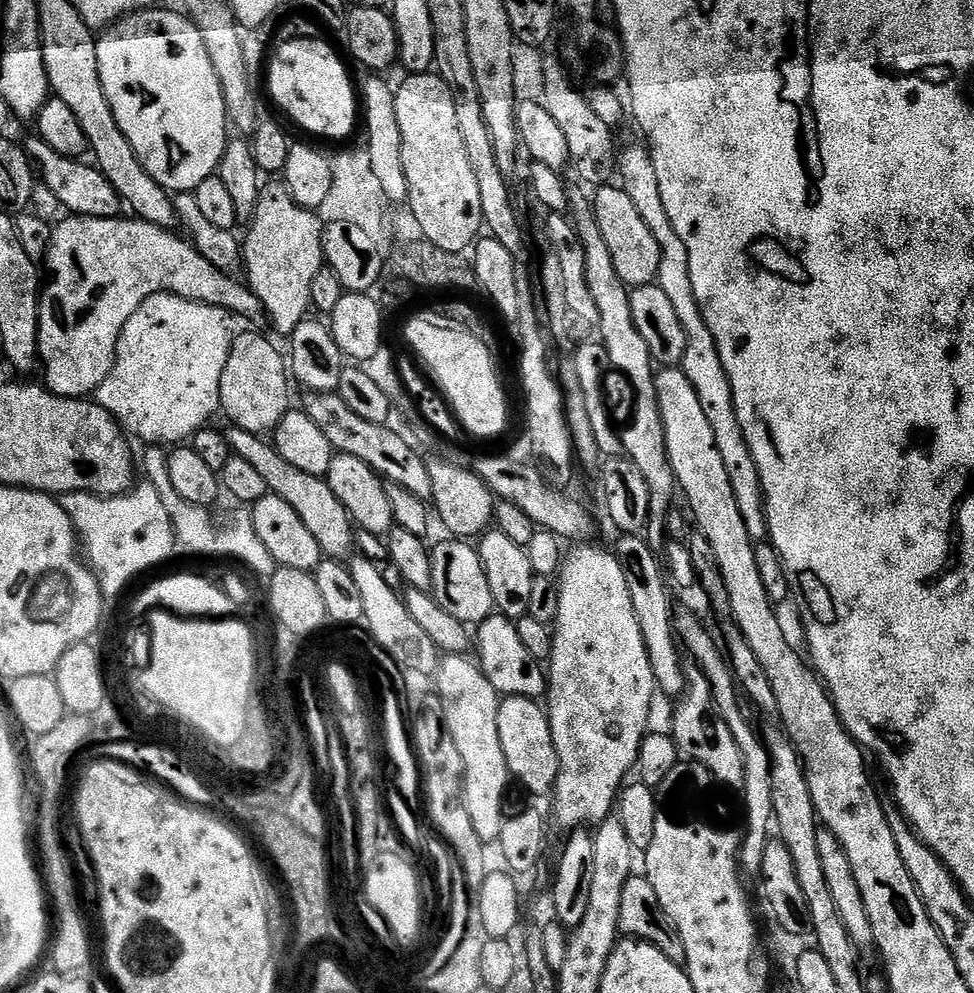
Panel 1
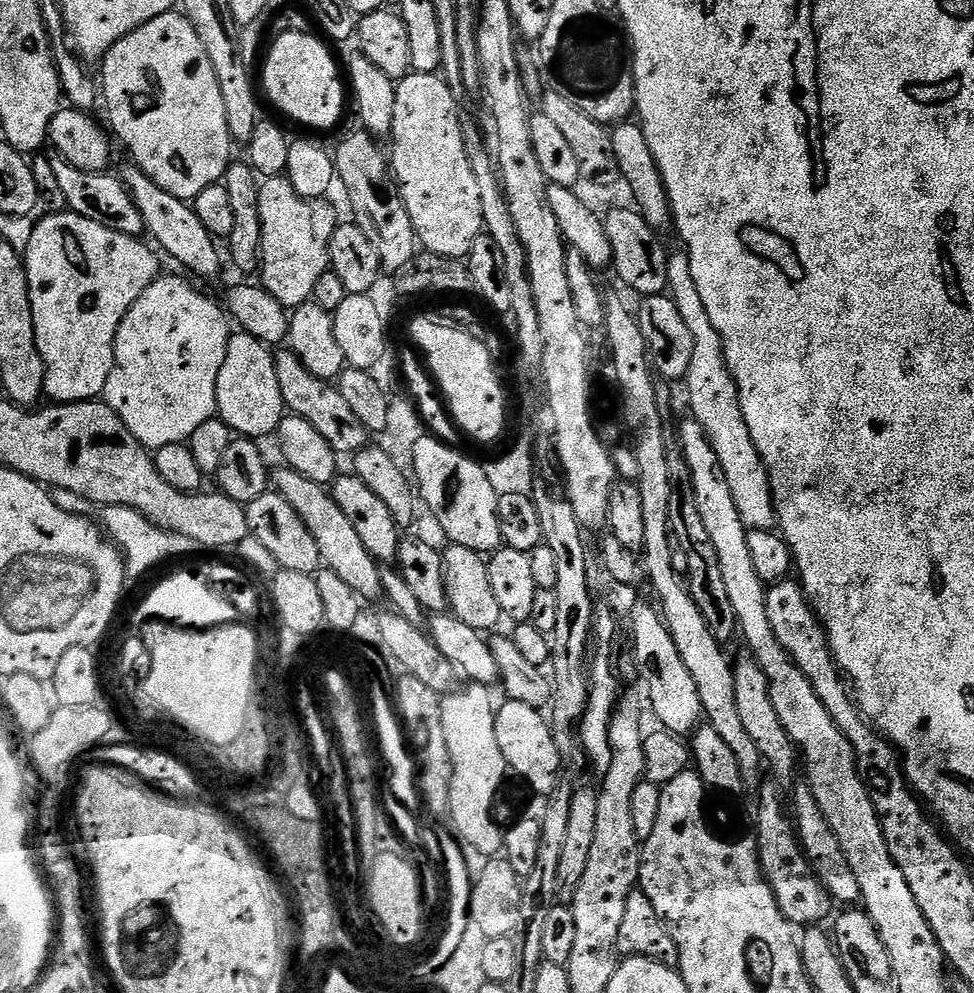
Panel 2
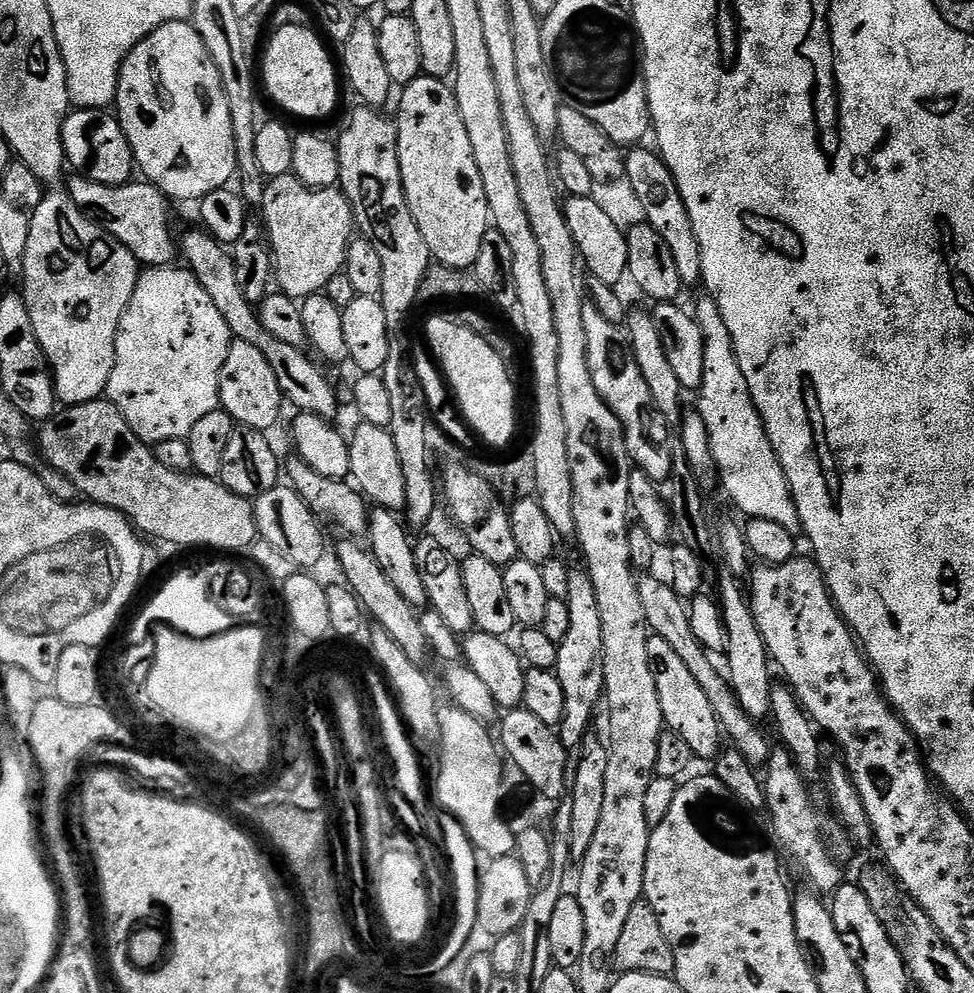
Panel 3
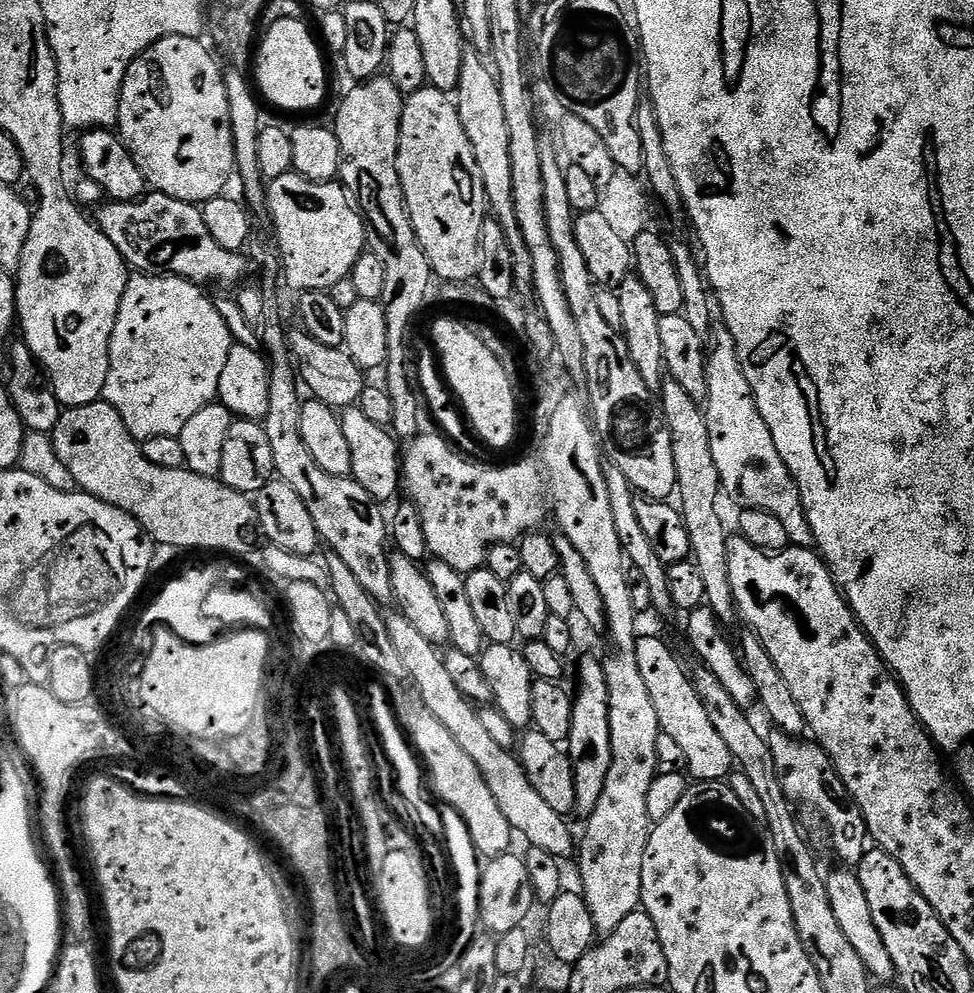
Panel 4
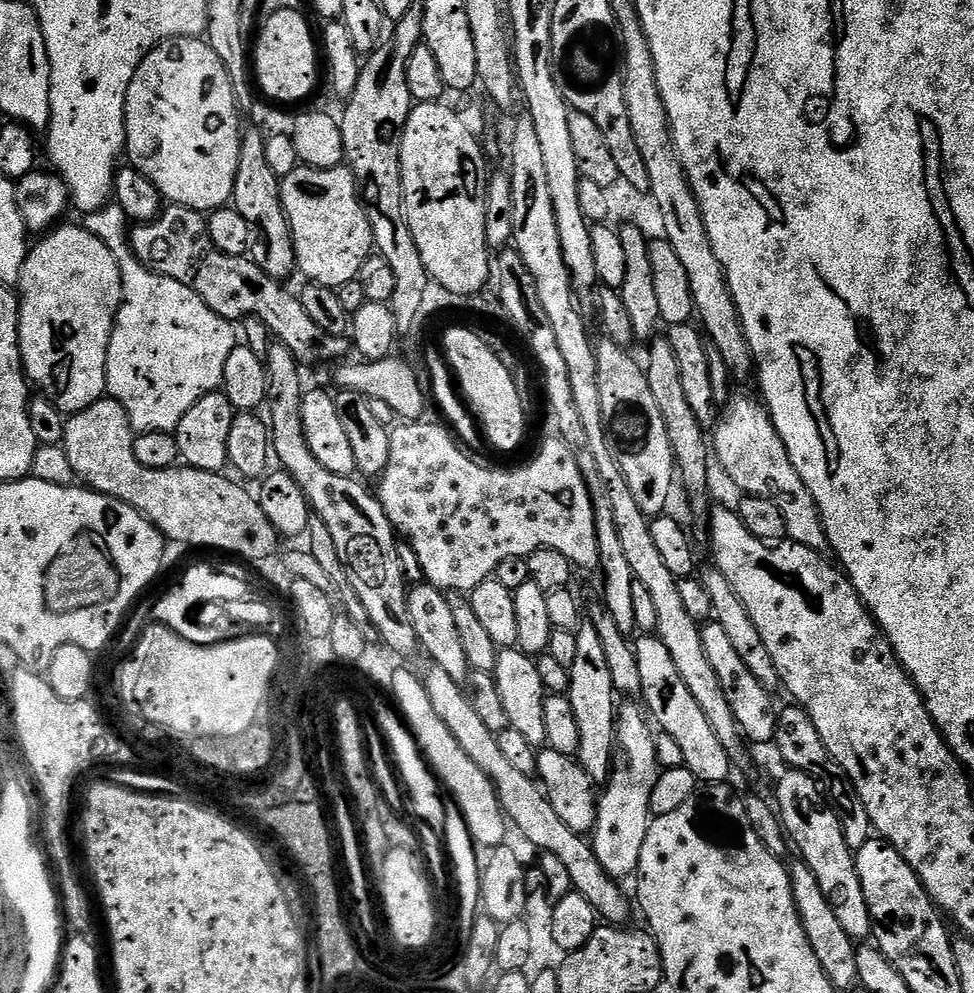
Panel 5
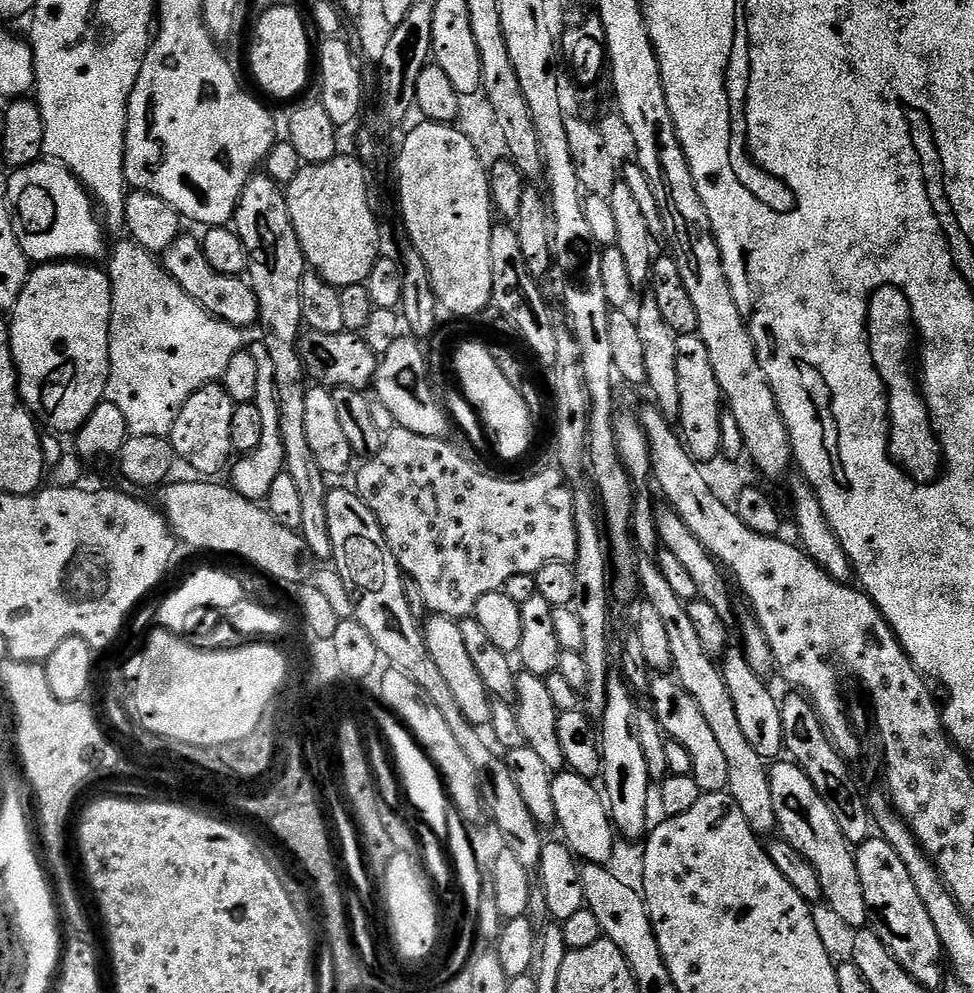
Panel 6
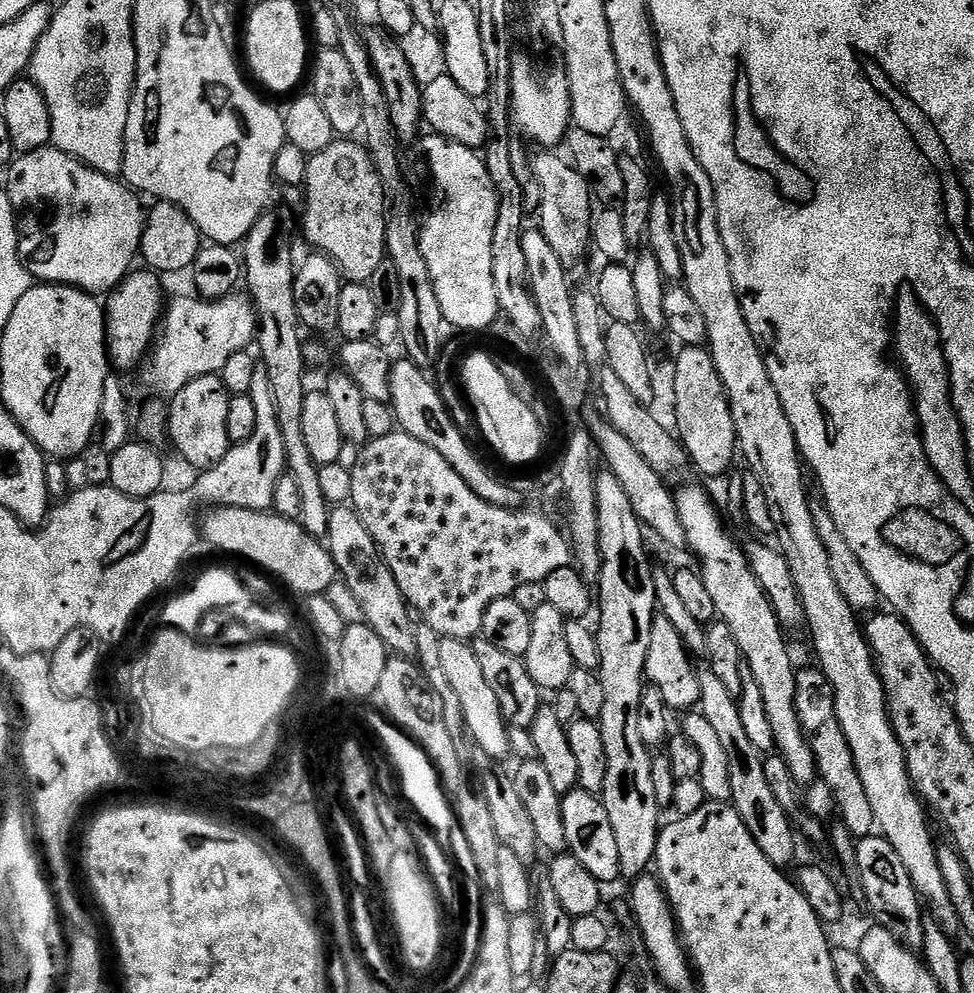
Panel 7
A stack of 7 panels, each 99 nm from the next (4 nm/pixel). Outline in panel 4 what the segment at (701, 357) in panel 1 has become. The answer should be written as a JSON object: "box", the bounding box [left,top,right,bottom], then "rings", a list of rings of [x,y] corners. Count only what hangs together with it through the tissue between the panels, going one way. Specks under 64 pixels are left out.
{"box":[703,326,816,549],"rings":[[[720,326],[713,331],[710,340],[706,366],[708,398],[703,410],[721,489],[725,493],[736,492],[744,508],[761,508],[766,510],[766,514],[774,514],[774,518],[779,518],[782,526],[786,526],[788,539],[795,547],[815,549],[816,539],[806,518],[802,494],[791,470],[786,462],[782,462],[782,454],[778,454],[778,446],[774,446],[770,426],[766,426],[752,397],[750,382],[746,382],[734,338],[727,328]]]}

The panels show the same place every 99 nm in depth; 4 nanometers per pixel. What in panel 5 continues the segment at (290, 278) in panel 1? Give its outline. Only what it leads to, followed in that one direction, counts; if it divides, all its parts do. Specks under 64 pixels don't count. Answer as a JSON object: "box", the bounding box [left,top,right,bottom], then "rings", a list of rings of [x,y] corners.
{"box":[280,166,374,290],"rings":[[[347,166],[338,168],[306,168],[297,167],[290,175],[283,177],[280,182],[280,193],[282,194],[282,206],[284,213],[288,219],[290,226],[290,234],[294,238],[294,254],[296,255],[296,266],[299,275],[304,275],[305,281],[313,284],[321,284],[323,288],[331,288],[333,290],[342,287],[346,282],[357,279],[362,270],[362,266],[367,262],[369,256],[373,255],[374,245],[372,242],[372,227],[364,213],[364,205],[360,203],[360,191],[356,188],[356,179],[352,173],[352,169]]]}

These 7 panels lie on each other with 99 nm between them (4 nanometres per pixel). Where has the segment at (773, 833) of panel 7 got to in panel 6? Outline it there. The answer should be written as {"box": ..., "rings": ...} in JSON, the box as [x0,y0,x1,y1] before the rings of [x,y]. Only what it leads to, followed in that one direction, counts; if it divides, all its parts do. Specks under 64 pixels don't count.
{"box":[638,558,776,834],"rings":[[[644,558],[638,564],[638,582],[642,587],[642,596],[646,599],[647,607],[656,611],[668,634],[668,645],[672,650],[671,661],[676,664],[675,677],[681,686],[698,702],[706,723],[714,738],[718,738],[718,746],[722,754],[726,754],[726,763],[730,766],[730,782],[726,791],[732,795],[734,802],[738,802],[742,814],[750,822],[750,826],[757,834],[764,832],[775,833],[776,815],[774,814],[774,798],[770,798],[770,778],[768,777],[769,765],[765,757],[750,746],[746,734],[742,734],[742,726],[738,722],[738,710],[734,708],[734,698],[726,682],[723,671],[715,664],[713,657],[704,648],[698,630],[694,630],[694,622],[690,622],[688,605],[674,594],[673,587],[666,580],[659,563],[652,558]]]}

